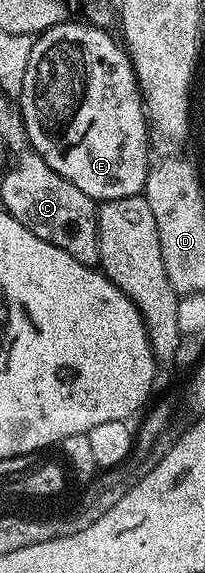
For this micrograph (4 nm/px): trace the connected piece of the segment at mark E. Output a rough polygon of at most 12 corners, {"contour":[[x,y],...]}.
{"contour":[[90,22],[34,37],[27,140],[90,200],[147,187],[126,47]]}

